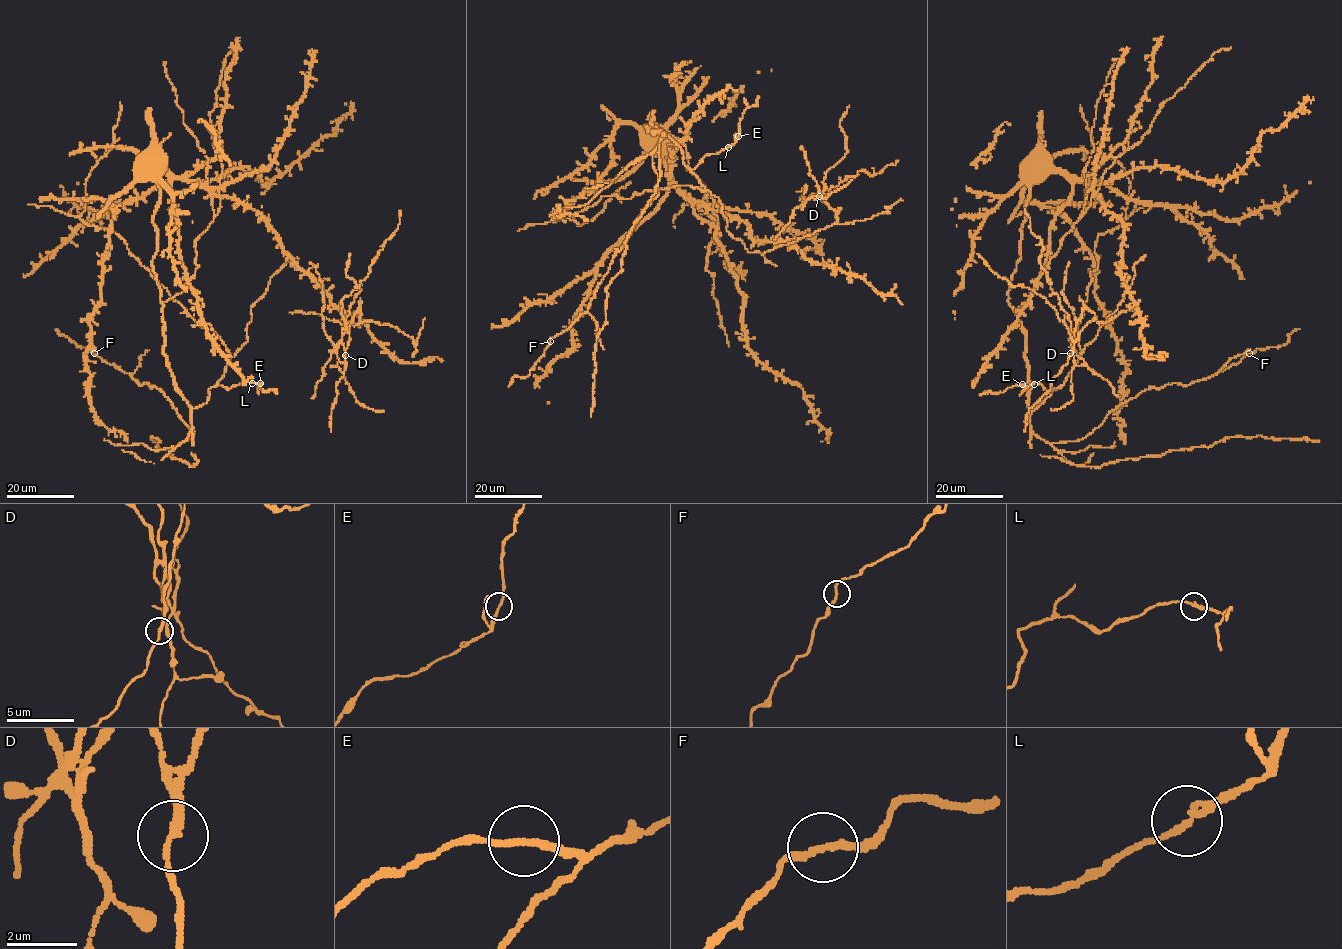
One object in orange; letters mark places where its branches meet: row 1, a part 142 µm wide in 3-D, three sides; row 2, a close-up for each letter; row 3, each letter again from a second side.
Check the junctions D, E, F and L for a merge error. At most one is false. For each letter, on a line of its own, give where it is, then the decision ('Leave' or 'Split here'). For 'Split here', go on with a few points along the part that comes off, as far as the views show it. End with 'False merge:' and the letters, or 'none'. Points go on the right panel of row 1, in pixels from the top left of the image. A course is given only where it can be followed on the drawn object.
D: Place: (1070, 353). Split here. Course of the part to remove: (1071, 353), (1071, 324), (1058, 296), (1051, 289), (1047, 272), (1040, 265), (1043, 242), (1030, 229), (1025, 209)
E: Place: (1022, 384). Leave
F: Place: (1249, 353). Leave
L: Place: (1034, 384). Leave
False merge: D

